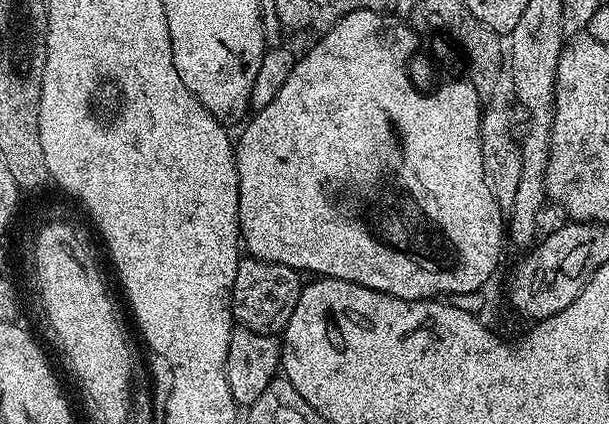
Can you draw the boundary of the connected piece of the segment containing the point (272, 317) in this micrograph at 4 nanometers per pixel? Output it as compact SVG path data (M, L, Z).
M241 259L238 274L234 274L232 319L239 327L255 332L283 333L284 327L290 322L290 314L294 314L294 306L298 306L301 287L301 273L290 266L265 260Z

